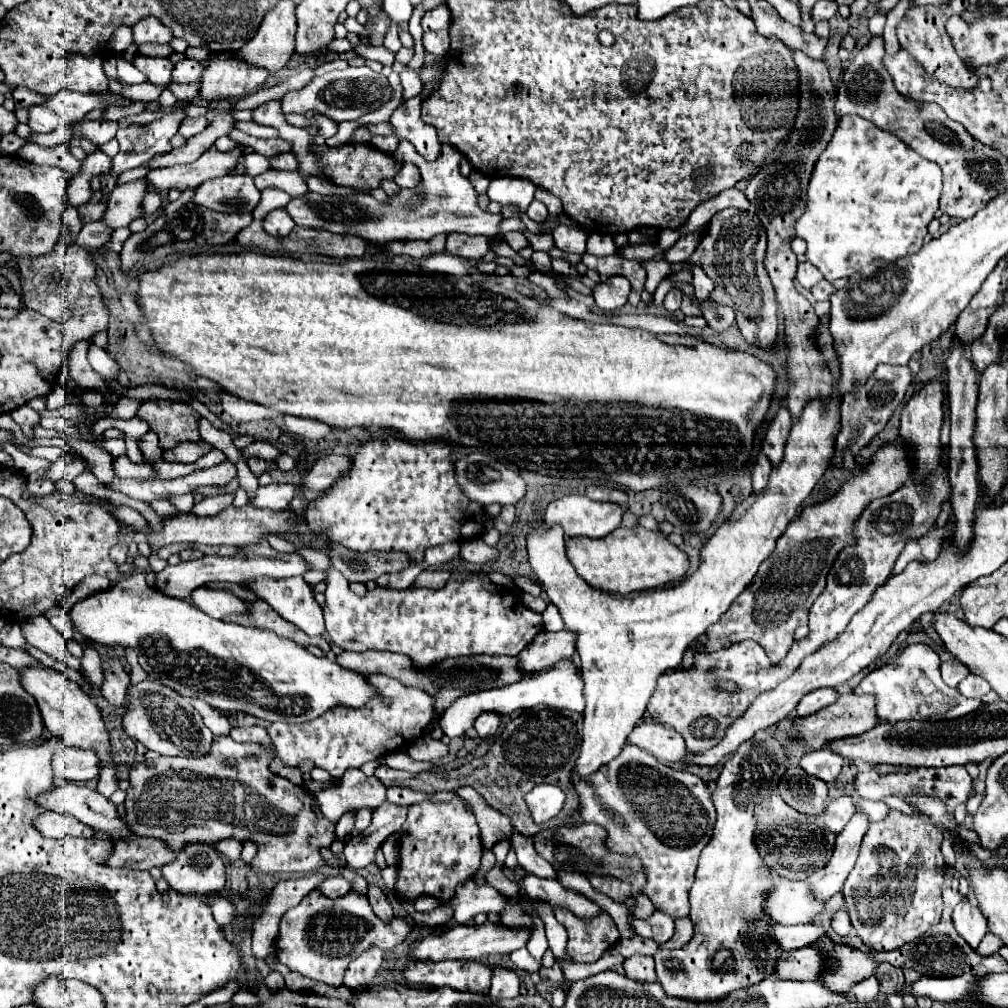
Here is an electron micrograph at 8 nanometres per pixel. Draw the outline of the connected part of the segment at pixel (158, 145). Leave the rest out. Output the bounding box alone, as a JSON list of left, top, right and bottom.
[107,100,189,176]

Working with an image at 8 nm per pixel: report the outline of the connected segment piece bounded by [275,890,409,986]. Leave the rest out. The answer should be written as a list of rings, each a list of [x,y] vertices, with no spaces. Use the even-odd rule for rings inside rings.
[[[313,890],[301,900],[301,904],[283,916],[275,952],[279,962],[291,970],[331,986],[341,986],[345,966],[361,954],[361,950],[367,950],[369,946],[381,946],[383,950],[393,948],[407,938],[407,932],[409,926],[401,918],[393,918],[391,924],[383,924],[371,910],[367,898],[361,894],[349,892],[331,900],[319,890]]]

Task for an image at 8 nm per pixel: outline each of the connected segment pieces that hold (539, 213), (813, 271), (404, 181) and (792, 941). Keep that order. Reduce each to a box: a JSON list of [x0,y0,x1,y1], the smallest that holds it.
[[527,200,549,222],[797,260,821,288],[395,164,421,188],[769,924,827,950]]

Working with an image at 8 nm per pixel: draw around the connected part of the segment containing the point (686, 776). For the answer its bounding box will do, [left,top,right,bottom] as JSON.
[575,744,715,918]

